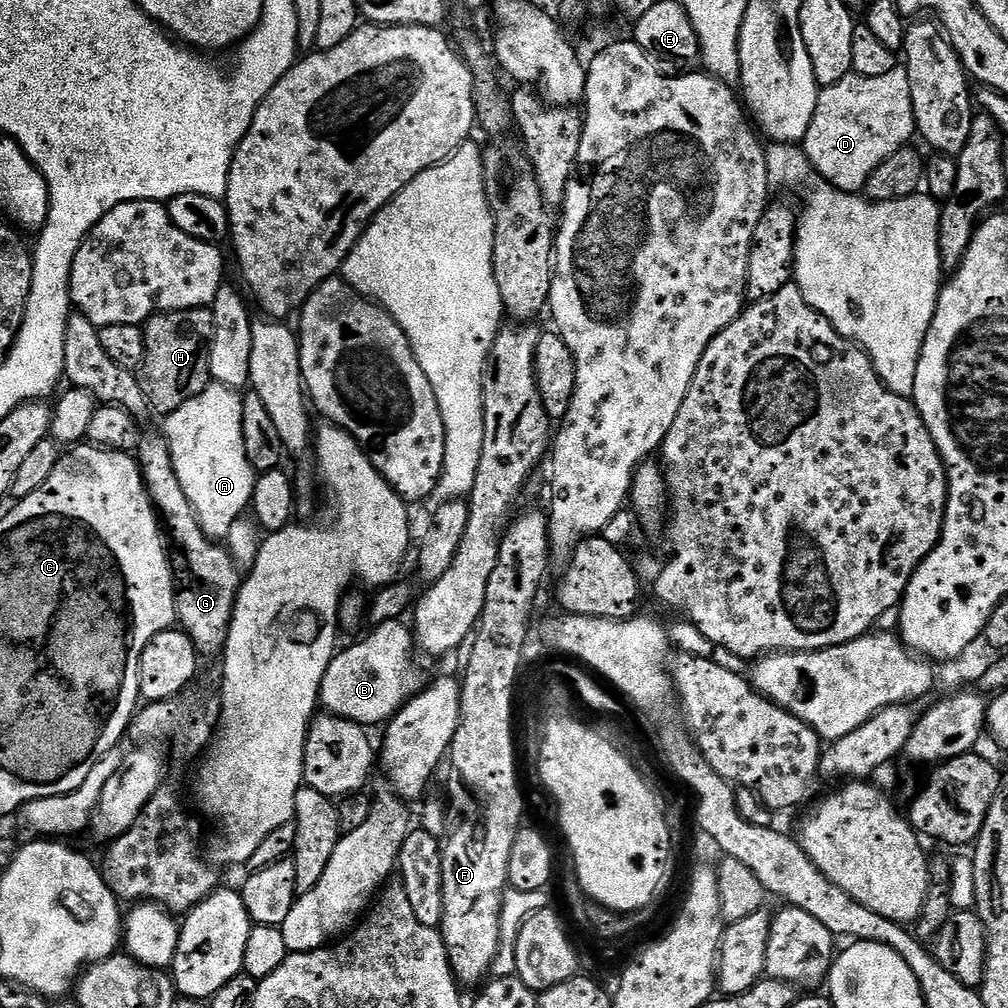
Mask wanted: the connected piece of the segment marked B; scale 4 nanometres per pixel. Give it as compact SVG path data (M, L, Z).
M387 620L385 624L377 624L370 636L361 644L352 644L348 649L337 651L332 657L330 666L326 670L326 678L322 678L320 687L319 707L325 713L341 716L343 720L353 720L356 724L371 726L383 725L392 719L401 708L421 691L420 672L416 669L414 652L414 632L400 620Z

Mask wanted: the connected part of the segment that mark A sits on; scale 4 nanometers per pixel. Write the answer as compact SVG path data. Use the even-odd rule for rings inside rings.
M215 382L209 383L202 394L190 398L178 410L163 417L162 435L168 442L174 474L188 505L196 511L200 528L213 542L223 541L230 534L236 520L249 511L258 473L246 458L242 438L242 406L239 391Z

